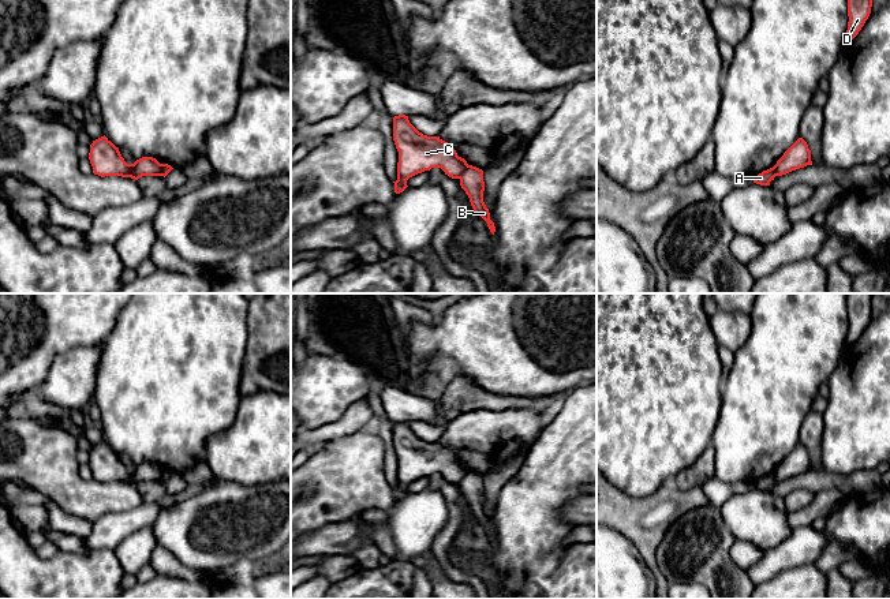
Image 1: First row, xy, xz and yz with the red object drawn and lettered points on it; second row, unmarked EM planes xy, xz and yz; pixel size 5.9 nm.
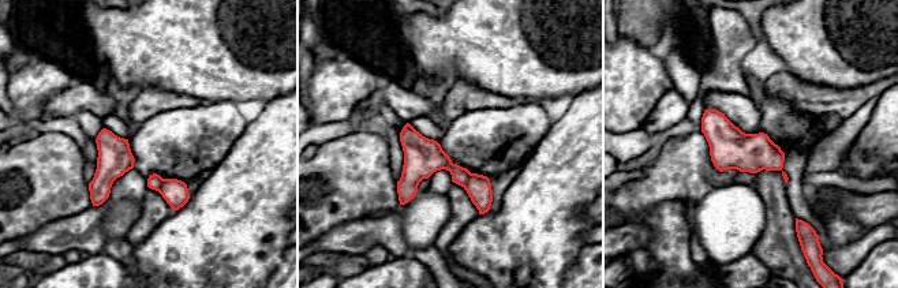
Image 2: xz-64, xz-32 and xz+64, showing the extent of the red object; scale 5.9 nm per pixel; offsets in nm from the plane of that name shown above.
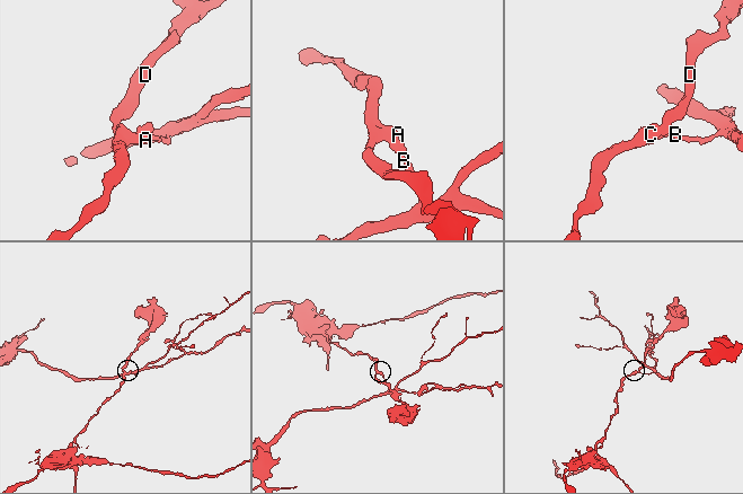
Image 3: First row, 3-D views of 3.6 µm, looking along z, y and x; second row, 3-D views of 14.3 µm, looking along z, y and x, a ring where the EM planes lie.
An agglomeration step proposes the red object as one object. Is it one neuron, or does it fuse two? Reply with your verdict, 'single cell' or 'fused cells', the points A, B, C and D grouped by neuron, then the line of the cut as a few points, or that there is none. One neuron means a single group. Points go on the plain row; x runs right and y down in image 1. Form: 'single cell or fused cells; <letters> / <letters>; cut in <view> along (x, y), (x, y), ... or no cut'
fused cells; A C D / B; cut in xz along (468, 471), (459, 483)

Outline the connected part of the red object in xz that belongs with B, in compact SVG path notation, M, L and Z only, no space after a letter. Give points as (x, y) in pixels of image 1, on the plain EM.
M468 471L460 482L460 491L468 501L474 517L487 528L490 538L494 540L496 532L490 525L489 514L483 508L483 476L476 472Z

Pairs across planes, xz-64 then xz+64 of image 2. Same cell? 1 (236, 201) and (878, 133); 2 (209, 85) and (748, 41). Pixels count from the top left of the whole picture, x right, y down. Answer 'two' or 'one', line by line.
1: one
2: two

